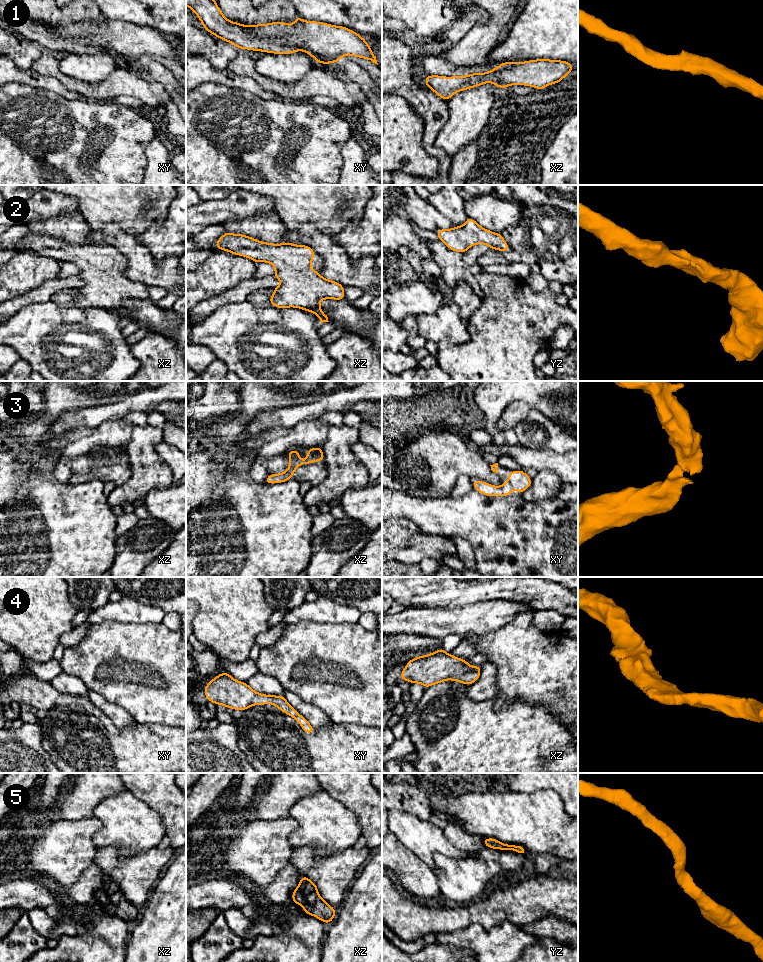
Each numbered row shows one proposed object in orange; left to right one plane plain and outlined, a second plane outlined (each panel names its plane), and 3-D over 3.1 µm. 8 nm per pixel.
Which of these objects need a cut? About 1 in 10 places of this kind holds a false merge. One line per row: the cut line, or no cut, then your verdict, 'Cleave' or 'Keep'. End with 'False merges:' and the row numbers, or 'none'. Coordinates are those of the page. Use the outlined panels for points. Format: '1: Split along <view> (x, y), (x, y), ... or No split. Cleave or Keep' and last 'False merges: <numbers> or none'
1: No split. Keep
2: No split. Keep
3: No split. Keep
4: No split. Keep
5: No split. Keep
False merges: none

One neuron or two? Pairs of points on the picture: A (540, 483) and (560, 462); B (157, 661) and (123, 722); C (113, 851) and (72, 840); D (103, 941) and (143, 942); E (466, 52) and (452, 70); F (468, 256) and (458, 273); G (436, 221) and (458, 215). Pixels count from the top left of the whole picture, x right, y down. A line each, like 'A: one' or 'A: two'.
A: two
B: two
C: two
D: two
E: two
F: two
G: two

